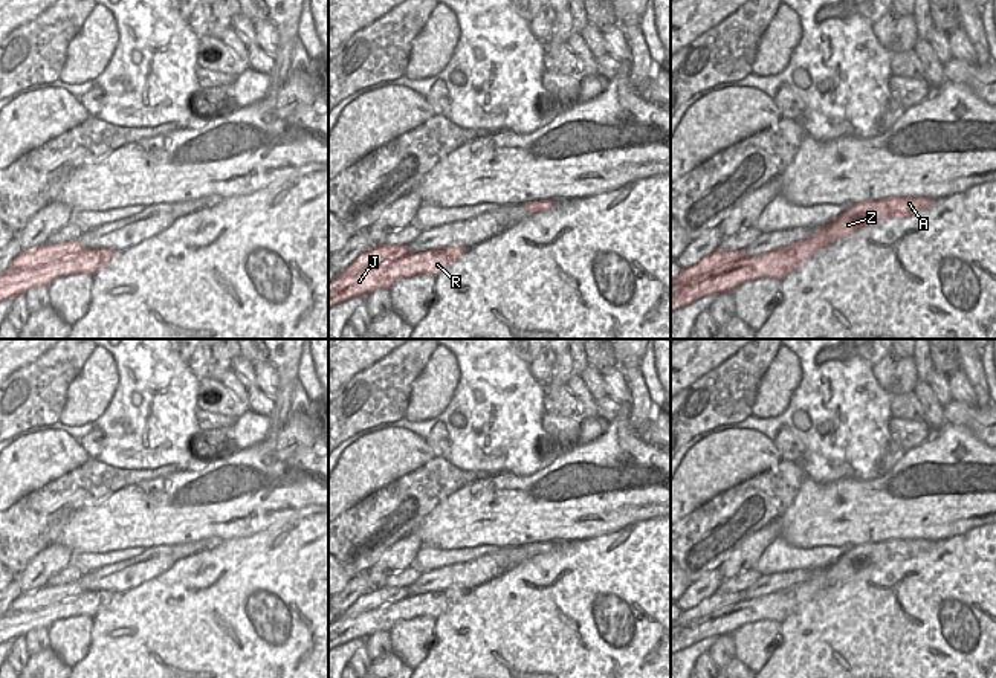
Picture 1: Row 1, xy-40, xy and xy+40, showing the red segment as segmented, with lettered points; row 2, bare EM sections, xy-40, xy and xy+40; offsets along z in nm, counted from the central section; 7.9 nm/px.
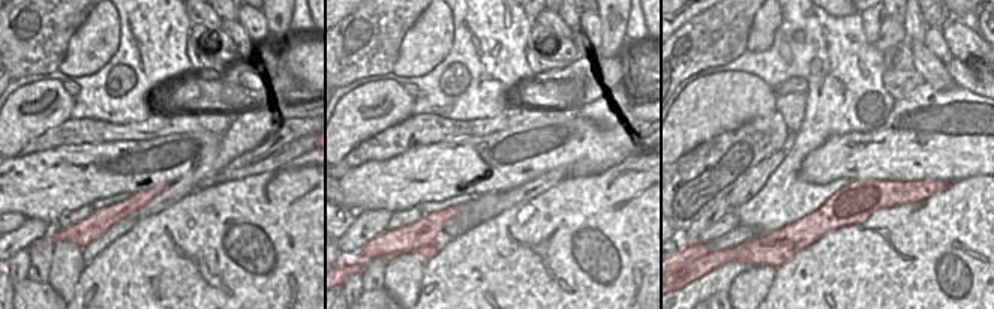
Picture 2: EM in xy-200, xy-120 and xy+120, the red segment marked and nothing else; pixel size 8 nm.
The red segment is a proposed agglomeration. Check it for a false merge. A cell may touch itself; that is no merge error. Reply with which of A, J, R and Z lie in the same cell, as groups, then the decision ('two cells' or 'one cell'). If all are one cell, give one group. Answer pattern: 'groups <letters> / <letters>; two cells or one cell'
groups A Z / J R; two cells

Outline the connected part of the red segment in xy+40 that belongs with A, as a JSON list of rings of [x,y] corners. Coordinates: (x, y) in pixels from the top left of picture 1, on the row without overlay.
[[[889,539],[878,544],[862,544],[852,547],[837,562],[820,570],[813,579],[800,585],[787,588],[784,600],[788,611],[797,611],[802,605],[814,599],[814,596],[836,583],[846,580],[877,563],[889,560],[906,560],[932,550],[935,542],[927,539]]]

